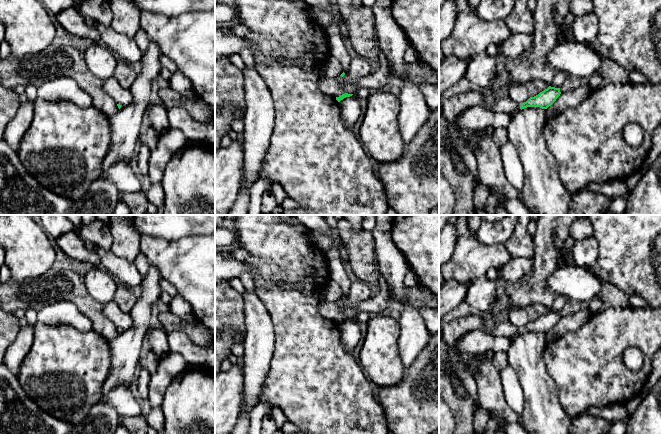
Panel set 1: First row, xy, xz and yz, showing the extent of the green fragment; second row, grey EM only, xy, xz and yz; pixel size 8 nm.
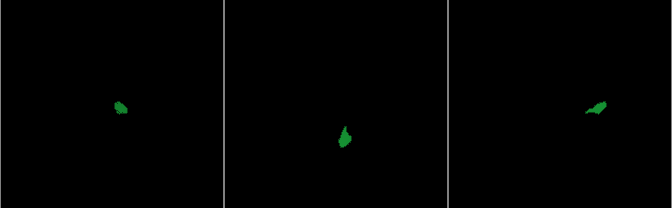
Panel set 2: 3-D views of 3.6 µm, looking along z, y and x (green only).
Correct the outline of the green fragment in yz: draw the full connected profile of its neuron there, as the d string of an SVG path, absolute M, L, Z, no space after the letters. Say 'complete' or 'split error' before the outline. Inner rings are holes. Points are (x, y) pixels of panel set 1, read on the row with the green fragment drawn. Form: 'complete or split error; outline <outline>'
split error; outline M549 86L544 91L534 97L530 97L526 102L518 104L511 100L507 95L495 98L495 100L487 107L495 113L510 113L513 110L524 109L527 107L540 107L547 109L560 96L560 88Z

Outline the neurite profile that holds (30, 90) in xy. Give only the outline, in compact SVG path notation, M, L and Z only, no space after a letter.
M26 85L24 86L25 95L27 96L27 100L30 102L35 102L37 99L37 87L34 85Z

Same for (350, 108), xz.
M352 95L339 102L340 112L347 128L352 128L362 114L359 99Z

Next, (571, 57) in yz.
M570 39L558 42L547 54L546 61L555 71L562 71L567 76L589 78L597 73L603 57L590 45Z

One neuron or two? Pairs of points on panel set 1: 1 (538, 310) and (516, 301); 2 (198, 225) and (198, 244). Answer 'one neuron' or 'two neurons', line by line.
1: two neurons
2: two neurons

